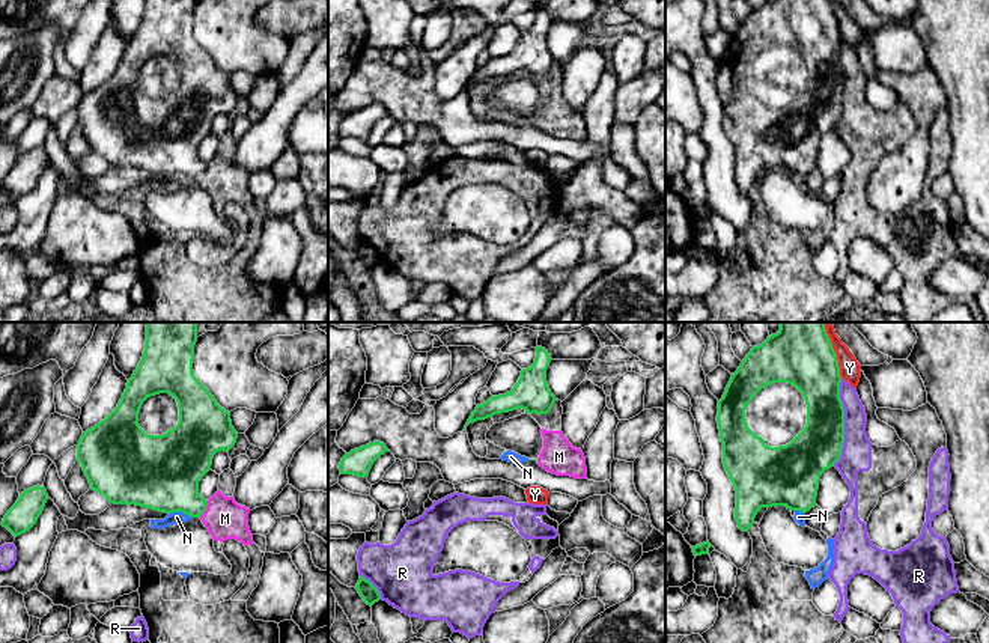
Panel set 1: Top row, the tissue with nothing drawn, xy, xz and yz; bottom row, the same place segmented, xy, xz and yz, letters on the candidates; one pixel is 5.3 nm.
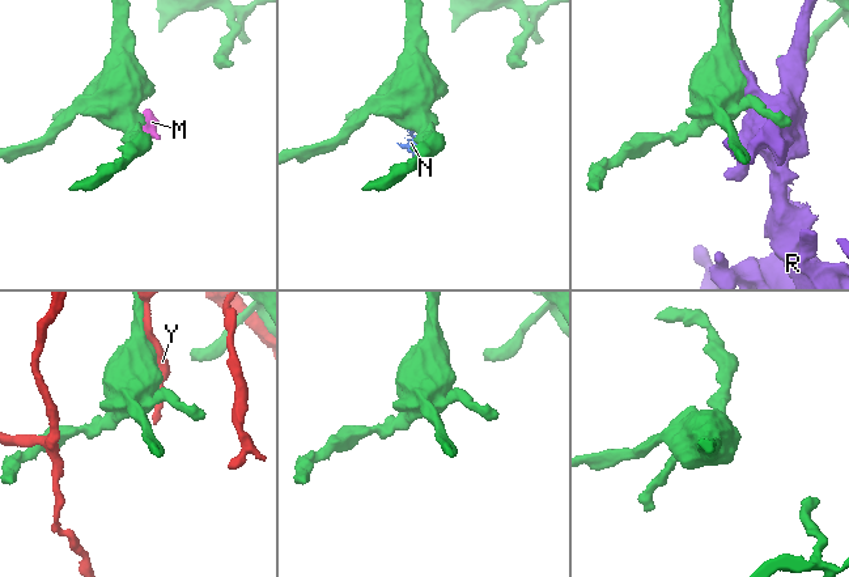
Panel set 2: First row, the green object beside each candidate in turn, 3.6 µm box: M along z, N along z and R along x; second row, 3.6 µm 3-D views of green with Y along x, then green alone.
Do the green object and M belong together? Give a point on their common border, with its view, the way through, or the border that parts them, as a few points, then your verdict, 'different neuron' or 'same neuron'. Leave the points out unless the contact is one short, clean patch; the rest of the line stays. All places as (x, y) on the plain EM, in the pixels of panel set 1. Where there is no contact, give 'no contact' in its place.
xy (205, 172) | along xy (208, 163), (206, 172), (199, 179) | different neuron

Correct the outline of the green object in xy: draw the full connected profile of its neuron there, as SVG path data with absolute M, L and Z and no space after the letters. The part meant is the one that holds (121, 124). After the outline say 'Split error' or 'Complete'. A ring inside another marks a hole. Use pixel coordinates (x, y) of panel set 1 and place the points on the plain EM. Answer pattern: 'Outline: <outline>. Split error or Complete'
Outline: M146 0L143 20L126 45L117 69L98 87L83 95L77 123L90 146L114 167L135 167L152 173L184 175L200 181L208 163L199 157L199 145L211 133L217 114L229 114L238 101L230 75L221 71L209 53L194 39L193 23L197 0ZM169 56L178 65L179 84L163 98L149 98L138 87L143 65Z. Complete

